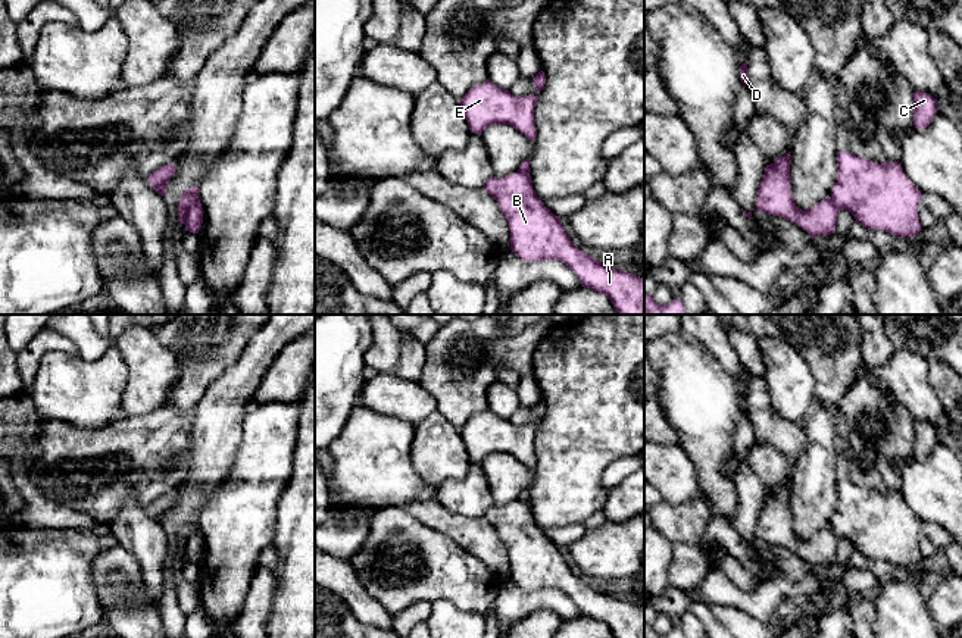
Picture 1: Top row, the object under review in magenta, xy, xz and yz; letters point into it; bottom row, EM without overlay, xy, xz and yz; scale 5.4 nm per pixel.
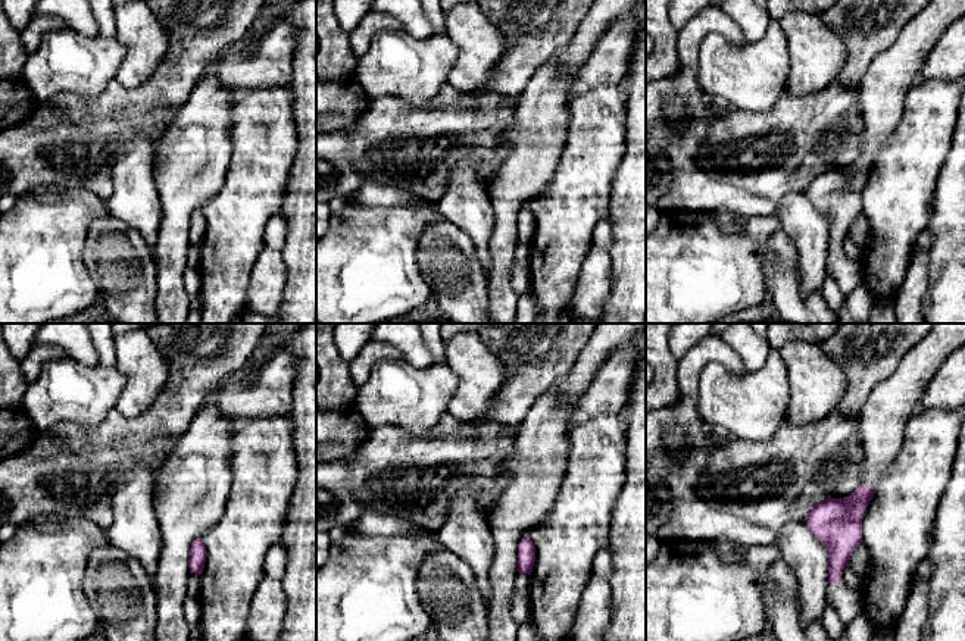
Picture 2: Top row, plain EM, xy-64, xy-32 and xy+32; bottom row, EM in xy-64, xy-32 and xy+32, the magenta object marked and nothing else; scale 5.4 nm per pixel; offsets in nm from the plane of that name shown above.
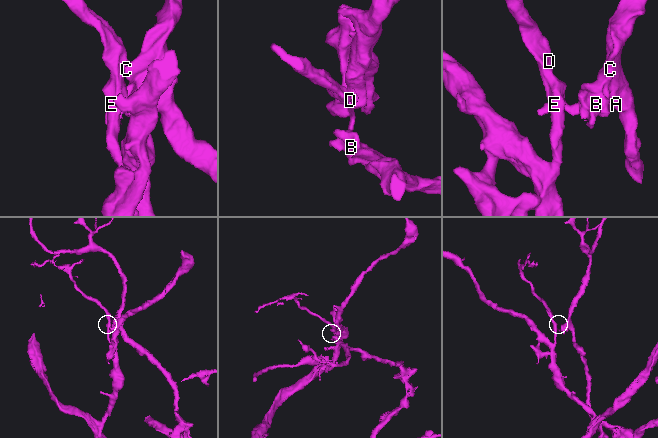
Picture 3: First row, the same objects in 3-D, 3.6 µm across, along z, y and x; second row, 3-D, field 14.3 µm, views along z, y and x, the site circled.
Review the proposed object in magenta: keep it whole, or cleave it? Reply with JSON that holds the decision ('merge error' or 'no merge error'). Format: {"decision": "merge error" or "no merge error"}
{"decision": "merge error"}

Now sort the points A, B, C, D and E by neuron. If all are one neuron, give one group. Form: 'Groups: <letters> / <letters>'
Groups: A B C / D E

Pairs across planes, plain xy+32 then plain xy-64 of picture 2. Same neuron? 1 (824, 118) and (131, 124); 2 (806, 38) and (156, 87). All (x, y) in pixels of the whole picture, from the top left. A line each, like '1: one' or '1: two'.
1: one
2: two

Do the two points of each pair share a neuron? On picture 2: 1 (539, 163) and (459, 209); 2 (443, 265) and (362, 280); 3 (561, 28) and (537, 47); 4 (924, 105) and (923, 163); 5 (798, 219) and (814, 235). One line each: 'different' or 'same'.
1: different
2: different
3: same
4: same
5: same

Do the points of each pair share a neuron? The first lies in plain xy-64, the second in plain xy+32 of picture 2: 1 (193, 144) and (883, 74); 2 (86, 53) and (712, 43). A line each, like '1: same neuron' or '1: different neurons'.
1: same neuron
2: same neuron

